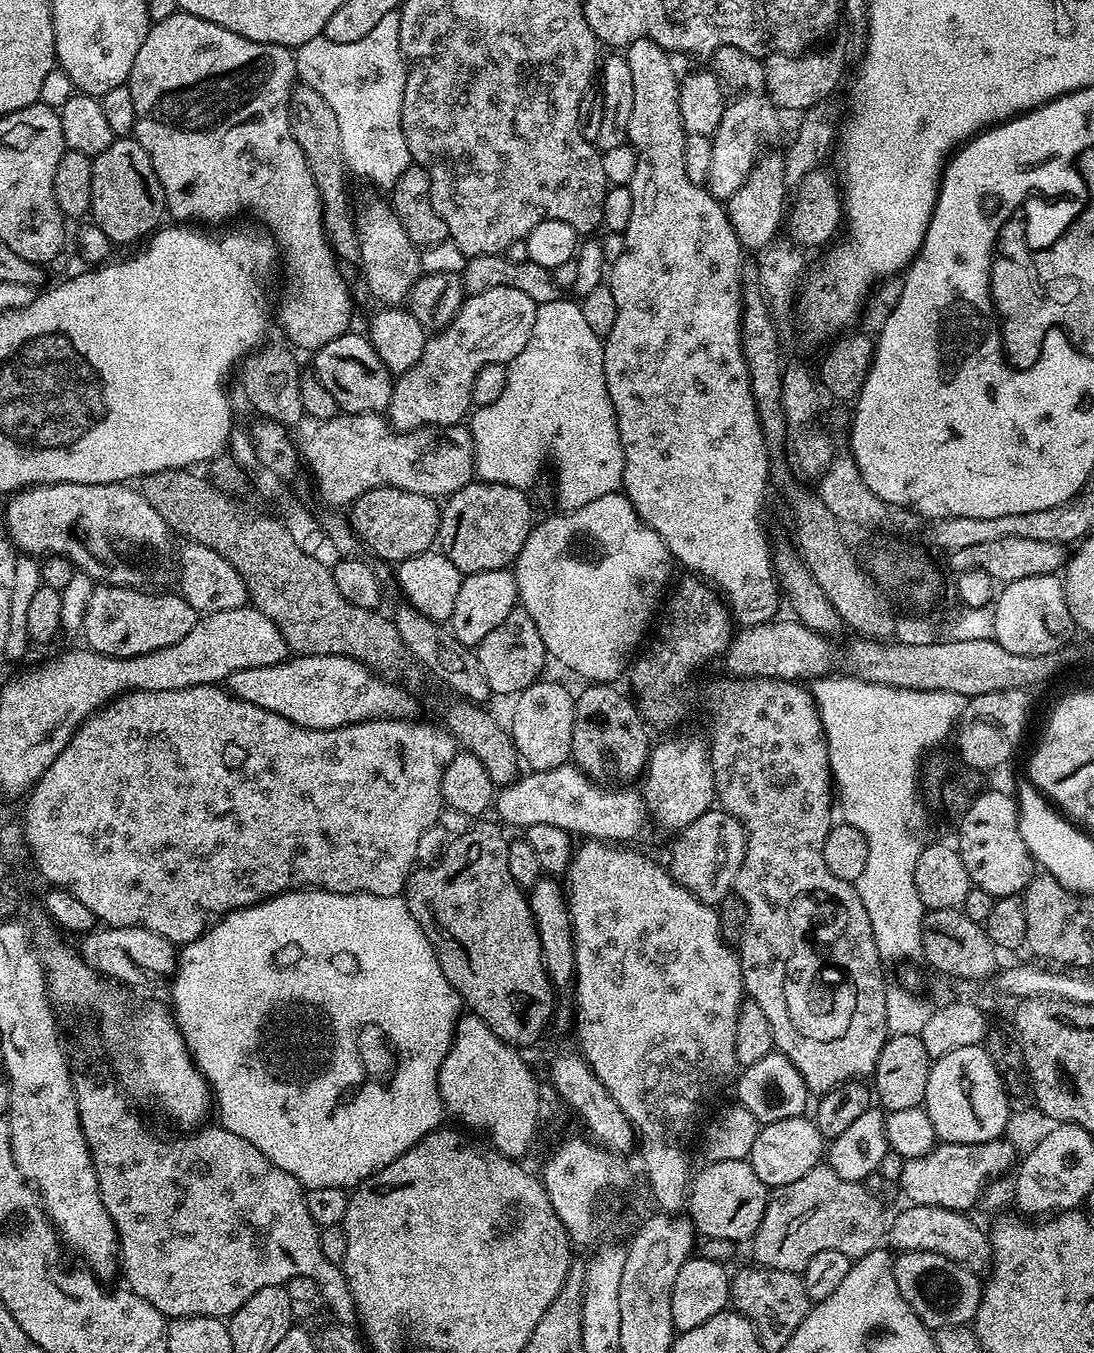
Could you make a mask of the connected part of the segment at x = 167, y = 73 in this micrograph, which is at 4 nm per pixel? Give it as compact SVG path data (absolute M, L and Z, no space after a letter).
M179 10L170 18L157 20L149 27L146 42L142 42L142 47L138 49L127 82L130 94L134 97L134 114L136 115L134 139L142 146L142 150L146 150L146 154L150 154L150 162L154 162L154 174L158 174L158 182L162 182L164 187L167 215L173 216L176 219L173 221L176 222L212 226L208 224L220 224L223 220L232 220L243 212L252 211L261 220L259 223L276 241L276 247L282 257L282 268L284 264L284 272L288 275L288 292L280 296L280 328L288 335L289 345L297 344L292 346L297 349L315 350L326 346L326 342L334 342L334 338L343 336L353 327L352 296L348 293L348 284L344 281L343 274L340 273L341 265L338 263L336 253L332 251L332 243L324 233L324 211L318 186L314 182L314 174L310 174L310 166L306 166L306 154L302 154L302 146L298 146L292 133L292 94L297 84L296 54L293 49L281 44L267 44L242 38L242 34L234 34L234 30L226 30L226 26L206 22L202 18L191 16L189 12Z

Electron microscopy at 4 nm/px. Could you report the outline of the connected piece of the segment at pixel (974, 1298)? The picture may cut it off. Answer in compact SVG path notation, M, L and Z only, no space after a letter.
M901 1252L891 1261L896 1288L902 1290L902 1298L918 1314L918 1318L930 1330L942 1326L971 1325L980 1305L982 1280L968 1266L956 1263L938 1253Z

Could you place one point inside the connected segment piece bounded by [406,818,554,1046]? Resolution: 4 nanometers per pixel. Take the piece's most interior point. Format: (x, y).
(477, 918)

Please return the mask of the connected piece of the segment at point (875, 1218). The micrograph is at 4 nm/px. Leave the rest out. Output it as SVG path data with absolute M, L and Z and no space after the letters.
M822 1162L809 1170L803 1178L797 1178L781 1188L771 1189L766 1212L762 1214L762 1222L755 1236L750 1241L752 1252L756 1255L755 1263L761 1268L773 1268L783 1272L802 1274L806 1266L810 1266L810 1258L814 1254L822 1254L822 1250L838 1250L853 1258L859 1258L877 1251L886 1236L886 1218L880 1200L868 1189L867 1183L858 1180L847 1180Z

